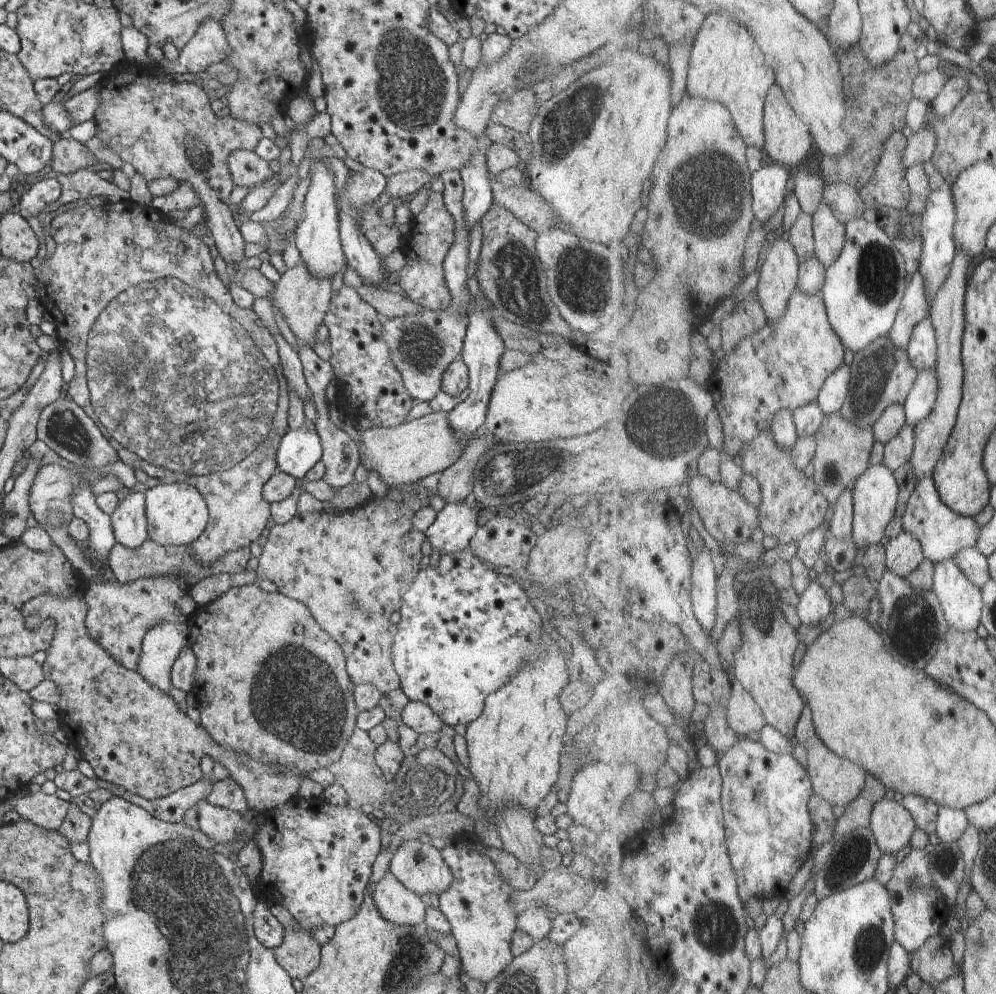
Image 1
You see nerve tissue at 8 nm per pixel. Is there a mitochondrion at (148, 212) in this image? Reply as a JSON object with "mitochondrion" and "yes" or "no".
{"mitochondrion":"no"}

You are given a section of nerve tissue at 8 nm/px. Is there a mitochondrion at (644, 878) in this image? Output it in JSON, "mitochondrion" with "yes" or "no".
{"mitochondrion":"no"}

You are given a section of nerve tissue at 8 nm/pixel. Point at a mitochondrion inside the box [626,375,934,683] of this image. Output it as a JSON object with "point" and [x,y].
{"point":[831,474]}

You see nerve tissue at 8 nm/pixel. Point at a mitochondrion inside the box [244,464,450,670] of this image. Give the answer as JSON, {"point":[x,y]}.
{"point":[352,600]}

